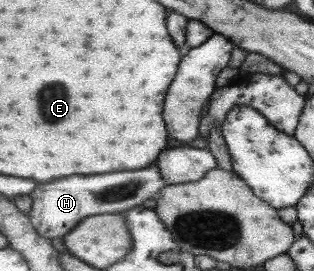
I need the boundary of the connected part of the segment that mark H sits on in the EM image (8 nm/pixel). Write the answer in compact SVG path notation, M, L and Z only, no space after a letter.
M157 167L143 171L117 171L107 175L73 175L67 179L41 183L30 194L30 223L42 237L51 240L63 238L75 230L83 219L91 215L122 213L143 204L147 199L155 199L163 187L166 187L166 181L162 179Z

